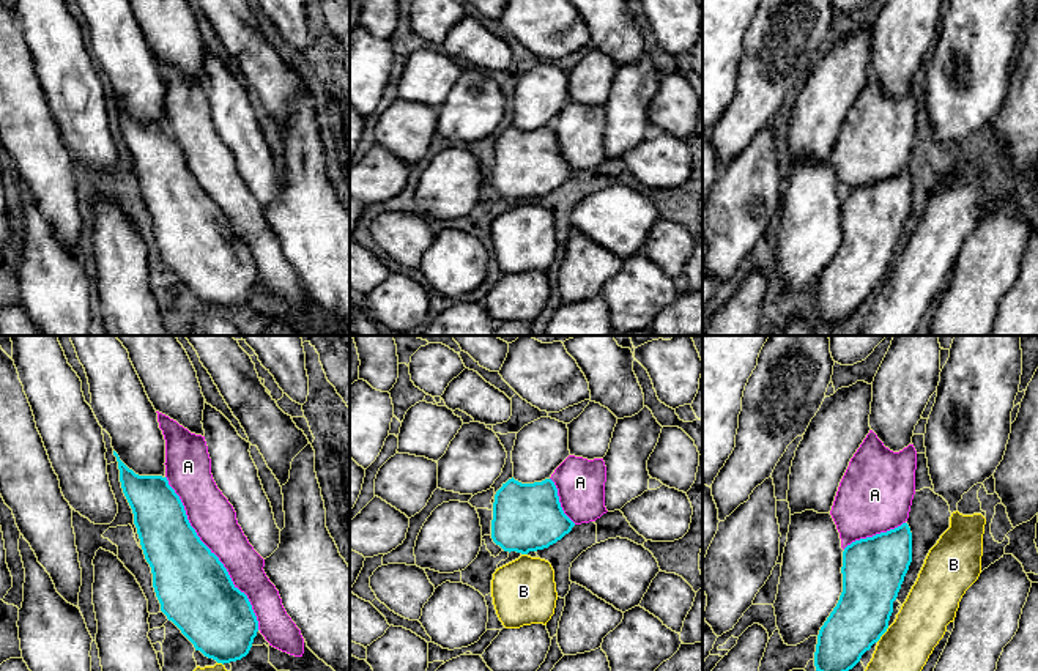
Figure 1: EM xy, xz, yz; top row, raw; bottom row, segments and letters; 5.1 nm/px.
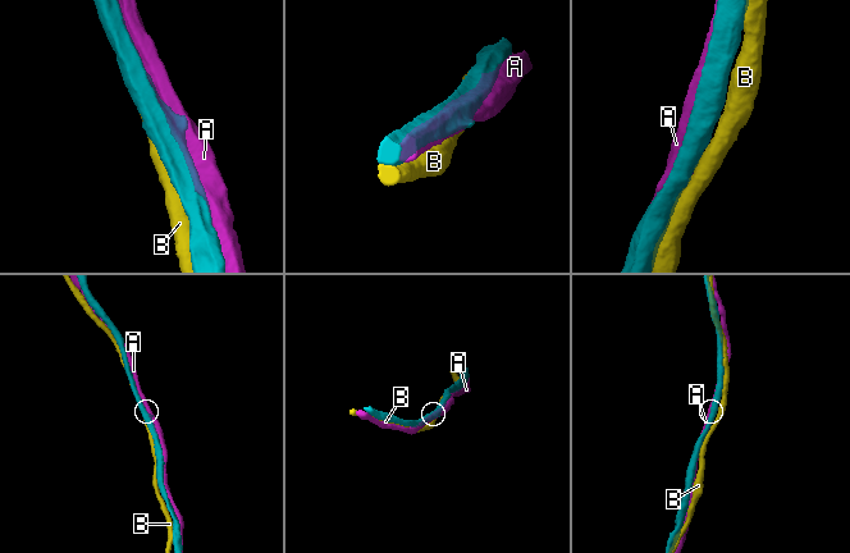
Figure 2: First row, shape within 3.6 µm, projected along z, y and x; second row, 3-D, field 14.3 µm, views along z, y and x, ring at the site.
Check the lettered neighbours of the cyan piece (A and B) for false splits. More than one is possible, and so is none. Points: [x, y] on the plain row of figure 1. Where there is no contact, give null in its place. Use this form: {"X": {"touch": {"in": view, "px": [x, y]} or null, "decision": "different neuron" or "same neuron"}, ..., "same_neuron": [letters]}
{"A": {"touch": {"in": "xy", "px": [213, 200]}, "decision": "different neuron"}, "B": {"touch": {"in": "yz", "px": [882, 281]}, "decision": "different neuron"}, "same_neuron": []}

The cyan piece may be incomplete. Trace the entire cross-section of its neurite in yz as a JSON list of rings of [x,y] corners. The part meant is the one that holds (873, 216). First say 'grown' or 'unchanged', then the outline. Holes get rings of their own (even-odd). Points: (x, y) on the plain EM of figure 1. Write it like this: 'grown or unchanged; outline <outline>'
unchanged; outline [[[907,170],[844,195],[843,239],[819,277],[816,318],[841,323],[880,287],[910,209],[912,180]]]

